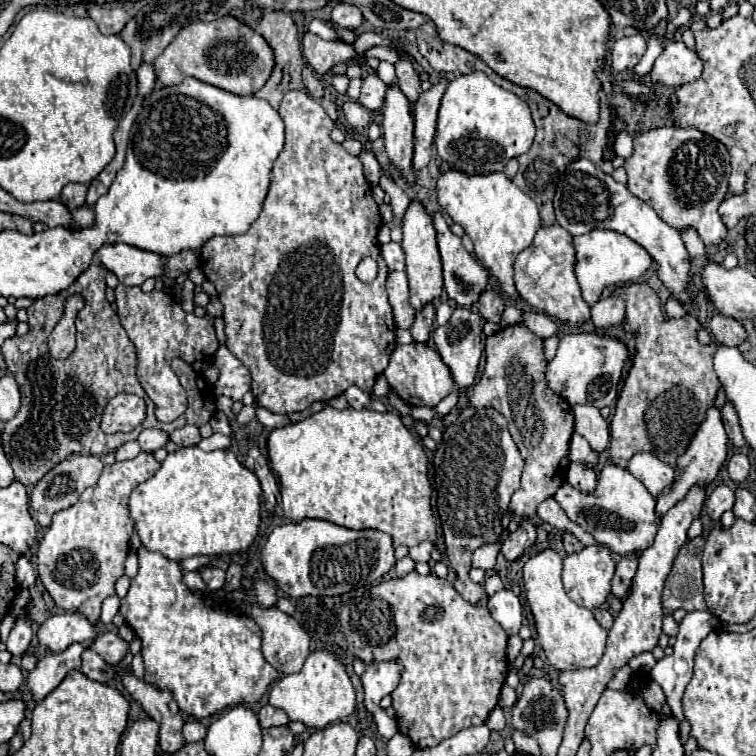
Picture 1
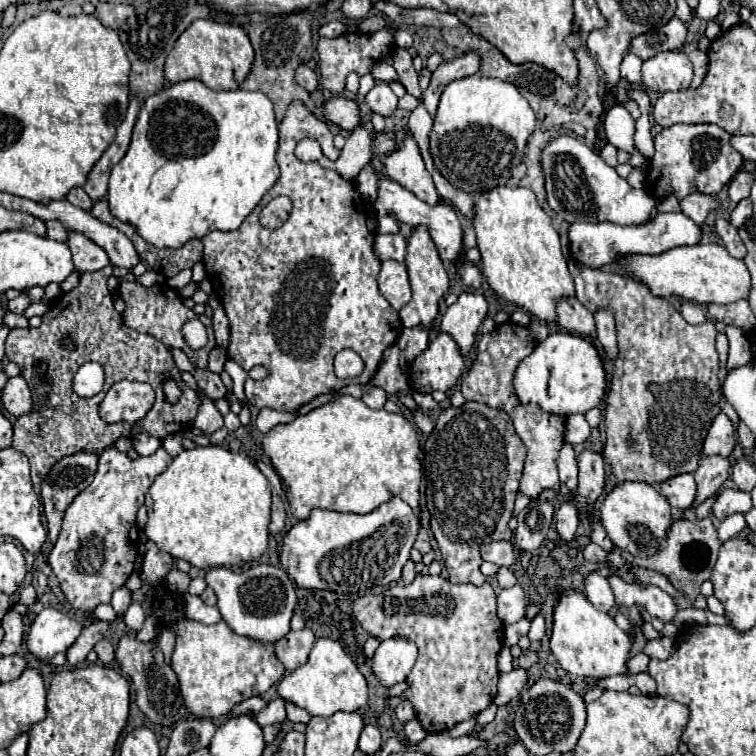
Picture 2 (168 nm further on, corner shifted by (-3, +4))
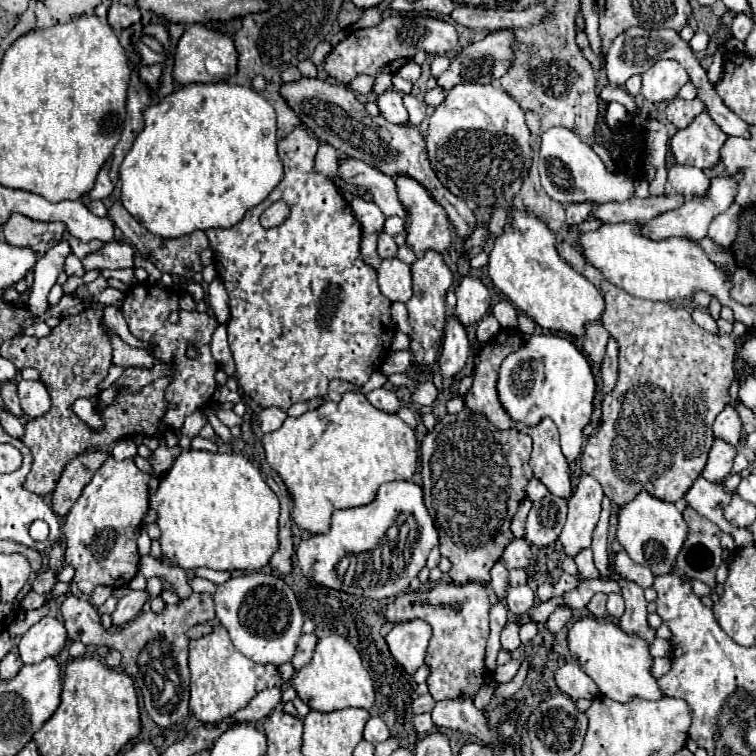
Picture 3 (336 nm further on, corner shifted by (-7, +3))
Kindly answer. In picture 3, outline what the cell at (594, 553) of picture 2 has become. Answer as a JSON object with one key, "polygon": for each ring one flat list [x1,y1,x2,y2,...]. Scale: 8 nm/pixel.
{"polygon":[[621,580,619,586,623,588,623,600,625,600,625,614,619,620,619,626,623,632,641,636,647,644,655,640,655,630,647,624,647,600,643,596,643,588,635,582]]}

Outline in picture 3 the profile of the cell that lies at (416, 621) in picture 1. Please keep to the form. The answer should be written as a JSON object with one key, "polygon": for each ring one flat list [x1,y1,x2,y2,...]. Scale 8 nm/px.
{"polygon":[[469,582,463,586,439,584,427,592,403,592,385,606,383,614,389,622,421,618,433,626,433,638,425,656,425,664,431,668,427,684,435,700,445,700,461,694,473,698,491,676,483,662,489,636,489,610,491,600,487,588,481,582]]}

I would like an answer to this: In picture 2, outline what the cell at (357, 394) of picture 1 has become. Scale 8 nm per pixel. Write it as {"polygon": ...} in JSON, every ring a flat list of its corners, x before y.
{"polygon":[[371,387,369,391,363,393,363,403,371,409,383,409,385,401,387,401,387,393,381,389,381,387]]}

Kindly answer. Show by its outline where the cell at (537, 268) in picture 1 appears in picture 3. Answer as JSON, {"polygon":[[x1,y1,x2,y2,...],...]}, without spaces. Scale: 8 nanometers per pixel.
{"polygon":[[589,324,583,338,583,352,589,356,589,360,599,368,605,356,605,346,609,340,609,332,601,324]]}

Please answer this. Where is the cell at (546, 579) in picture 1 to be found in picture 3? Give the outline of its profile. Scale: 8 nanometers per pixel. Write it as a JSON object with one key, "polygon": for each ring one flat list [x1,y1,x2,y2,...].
{"polygon":[[585,616,575,622,569,630,569,650,577,656,579,666,593,678,599,692,615,702,627,704,631,698,661,700,665,696,657,684,657,678,651,674,653,658,647,642,639,636,625,634,613,622,599,622,593,616]]}

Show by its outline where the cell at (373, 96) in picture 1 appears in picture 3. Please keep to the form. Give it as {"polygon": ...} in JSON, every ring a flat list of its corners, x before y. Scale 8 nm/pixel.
{"polygon":[[387,90,377,98,377,106,381,110,381,116,393,124,405,124,409,120,409,114,403,106,403,94,397,90]]}

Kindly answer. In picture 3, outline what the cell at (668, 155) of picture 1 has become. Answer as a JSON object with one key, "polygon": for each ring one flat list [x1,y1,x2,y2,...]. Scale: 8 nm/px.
{"polygon":[[701,112,695,116,691,126,679,130,671,138,671,152,679,164,709,168,717,164,725,140,725,132,713,124,713,118,707,112]]}

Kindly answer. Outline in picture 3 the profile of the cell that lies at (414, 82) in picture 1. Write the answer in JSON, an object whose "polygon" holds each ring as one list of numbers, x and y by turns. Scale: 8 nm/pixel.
{"polygon":[[493,208,493,214,491,214,491,218,489,218,489,230,493,232,493,236,499,236,501,232,505,232,505,228,507,228,507,222,509,222,509,218,507,218,507,212,503,210,503,208]]}

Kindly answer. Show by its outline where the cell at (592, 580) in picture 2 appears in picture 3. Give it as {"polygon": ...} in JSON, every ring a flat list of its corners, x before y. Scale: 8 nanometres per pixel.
{"polygon":[[609,594,607,612,609,612,613,618,621,618,621,616,623,616,623,612,625,612,625,602,621,600,619,594]]}

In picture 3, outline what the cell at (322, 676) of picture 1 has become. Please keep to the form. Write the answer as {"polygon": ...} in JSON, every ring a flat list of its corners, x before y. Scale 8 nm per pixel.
{"polygon":[[339,634,325,636,317,642,313,660,293,674,293,686,299,698,313,710,333,712,341,708,371,708,375,702,375,688,369,672,365,670,359,652]]}

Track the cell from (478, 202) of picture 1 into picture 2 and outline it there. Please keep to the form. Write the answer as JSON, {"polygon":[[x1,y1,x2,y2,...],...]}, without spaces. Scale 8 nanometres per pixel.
{"polygon":[[509,185,483,191,473,201,473,215,481,267,491,289,537,319,555,321,555,301,575,295,575,287,561,253,559,233,553,229,551,217,539,207,533,191]]}

